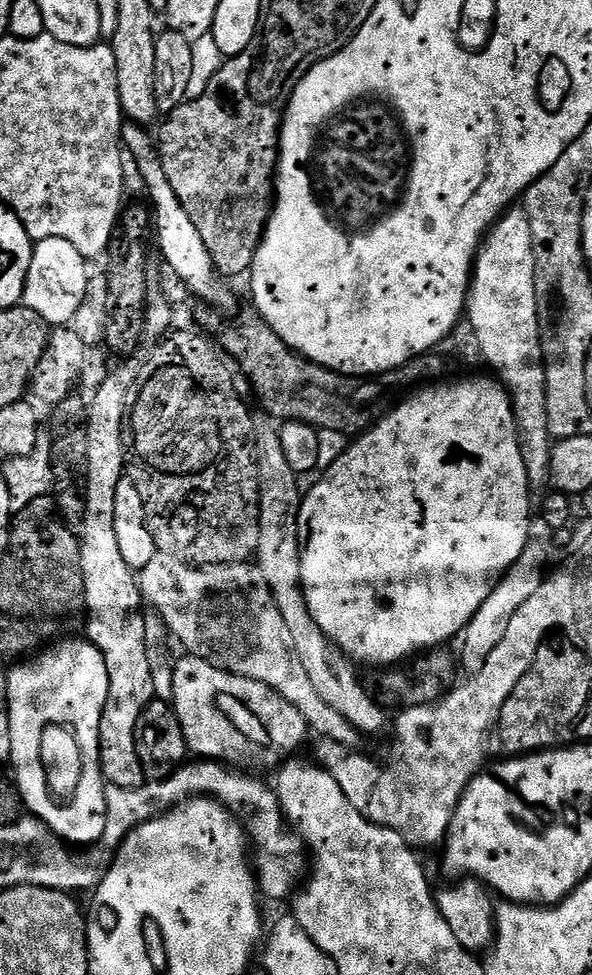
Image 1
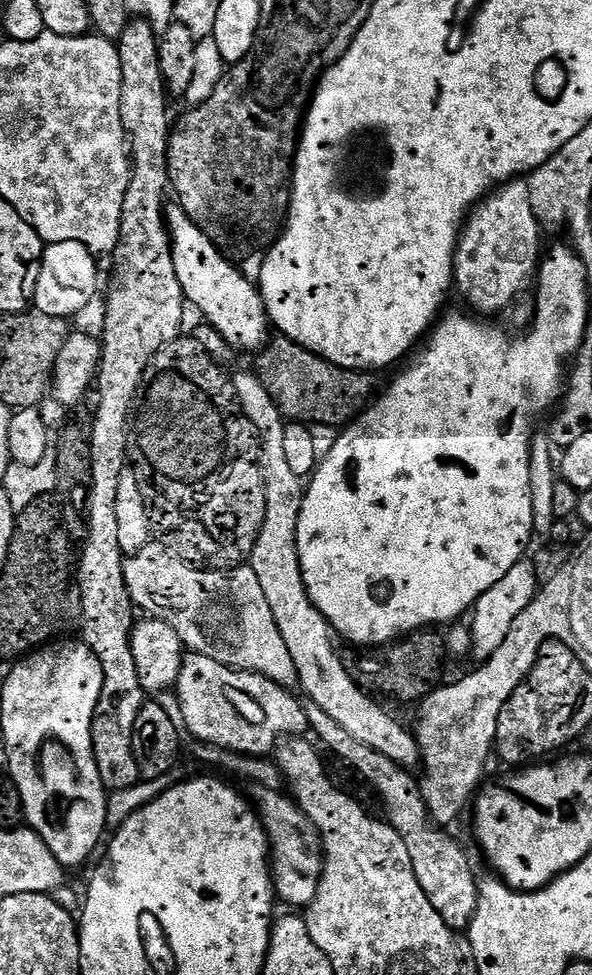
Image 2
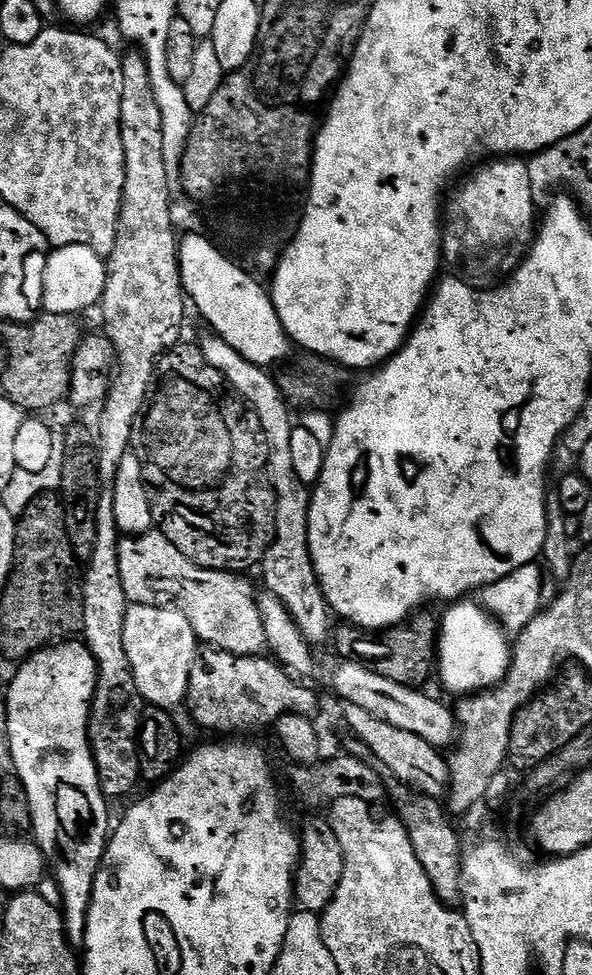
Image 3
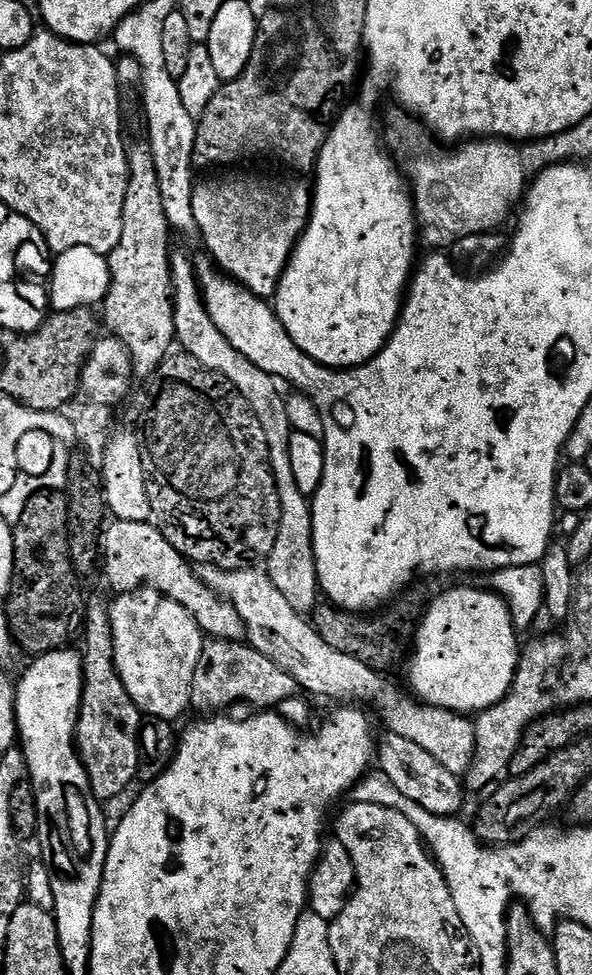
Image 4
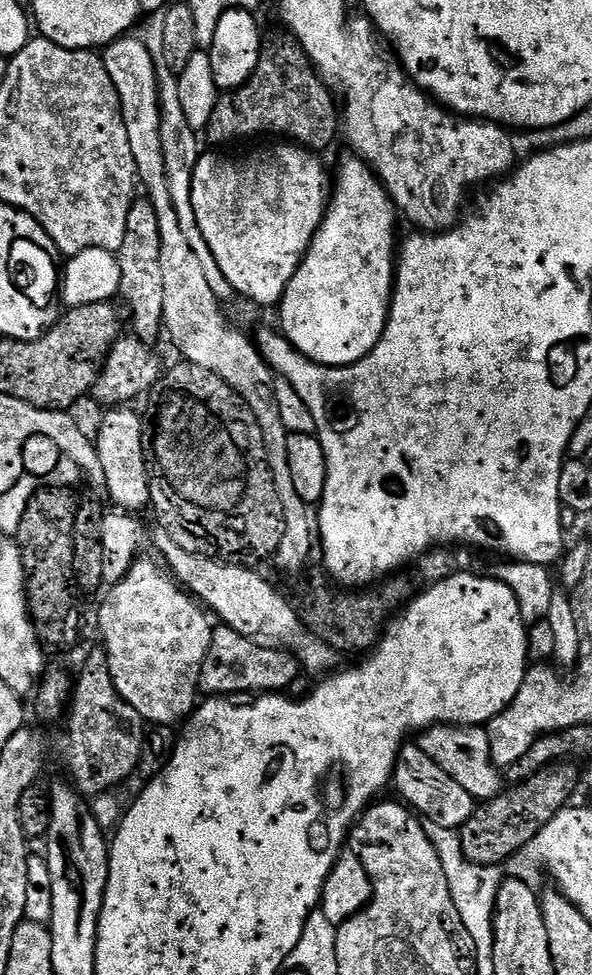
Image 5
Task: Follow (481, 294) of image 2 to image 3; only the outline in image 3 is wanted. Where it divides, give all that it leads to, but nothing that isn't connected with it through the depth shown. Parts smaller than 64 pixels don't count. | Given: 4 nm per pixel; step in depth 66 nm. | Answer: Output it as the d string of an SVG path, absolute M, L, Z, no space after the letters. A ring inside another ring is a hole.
M492 158L485 168L480 168L469 180L464 180L456 188L452 201L446 204L446 223L442 228L442 252L445 257L453 256L456 264L464 268L463 275L477 276L481 285L492 286L515 272L521 260L528 255L532 241L538 231L538 204L534 190L530 186L530 170L520 158Z

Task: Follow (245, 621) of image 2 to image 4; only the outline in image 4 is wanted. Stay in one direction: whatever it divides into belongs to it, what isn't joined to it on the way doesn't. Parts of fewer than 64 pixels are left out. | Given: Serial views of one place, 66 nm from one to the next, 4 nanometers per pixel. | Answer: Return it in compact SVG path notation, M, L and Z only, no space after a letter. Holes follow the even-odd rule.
M113 519L105 527L102 537L102 576L103 572L113 593L137 592L139 588L147 586L178 602L190 610L205 637L214 640L245 639L244 622L238 610L234 610L228 600L200 581L193 565L185 560L181 552L174 550L155 523Z

